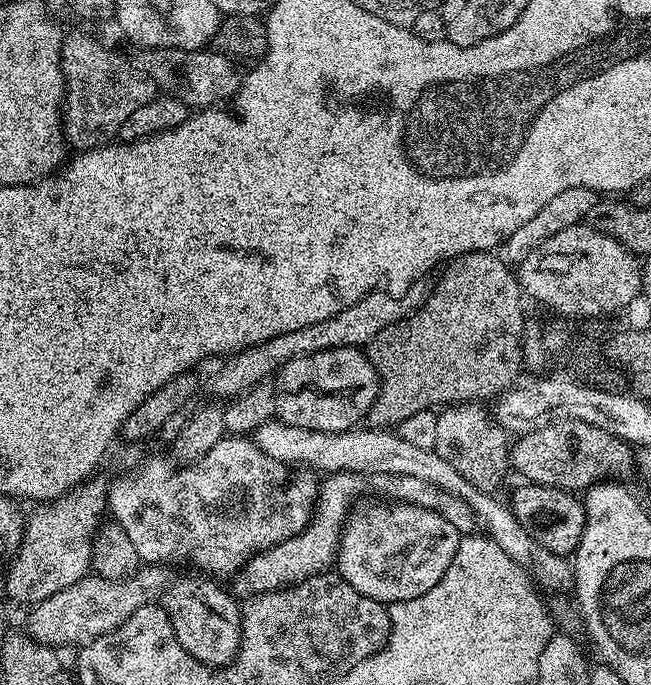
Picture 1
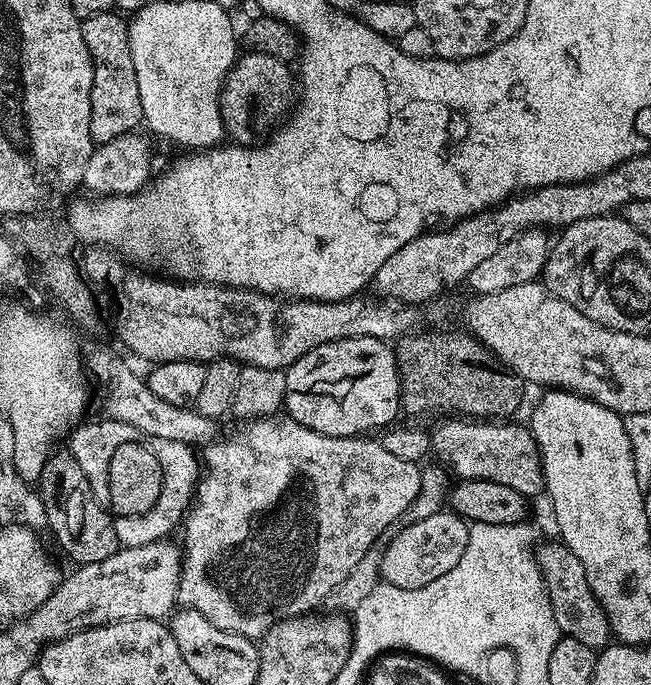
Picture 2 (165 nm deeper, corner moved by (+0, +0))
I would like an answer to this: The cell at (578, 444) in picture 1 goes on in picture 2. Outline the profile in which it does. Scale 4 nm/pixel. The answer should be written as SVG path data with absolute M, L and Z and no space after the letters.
M448 418L445 424L431 429L431 455L453 477L461 480L481 480L482 482L502 482L502 486L510 486L510 490L518 490L526 498L541 495L544 492L544 468L540 464L541 454L536 449L536 440L531 431L516 422L473 422L468 418Z

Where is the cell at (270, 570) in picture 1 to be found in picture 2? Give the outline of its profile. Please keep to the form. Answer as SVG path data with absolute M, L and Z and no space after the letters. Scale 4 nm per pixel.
M277 414L263 418L252 418L247 421L245 428L232 432L229 436L221 435L213 439L202 452L202 475L194 489L194 499L187 509L188 517L184 520L184 536L182 541L183 563L180 566L180 585L177 588L178 600L183 607L198 610L218 630L230 630L234 634L242 634L246 638L259 641L278 622L289 620L295 616L304 616L313 613L320 603L331 597L334 589L362 562L362 554L370 550L379 540L380 535L391 524L395 525L400 515L407 510L410 502L418 498L420 493L420 464L405 462L390 450L384 448L379 439L364 440L363 435L358 436L327 436L321 432L310 430L302 426L291 416Z

